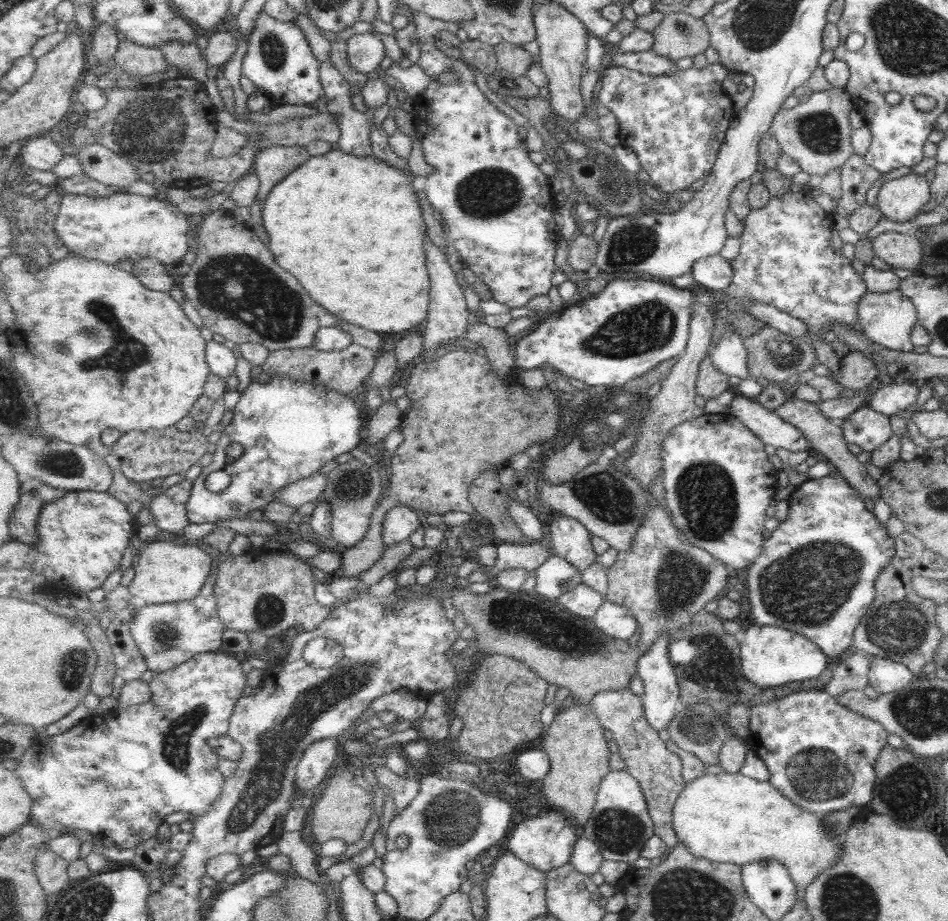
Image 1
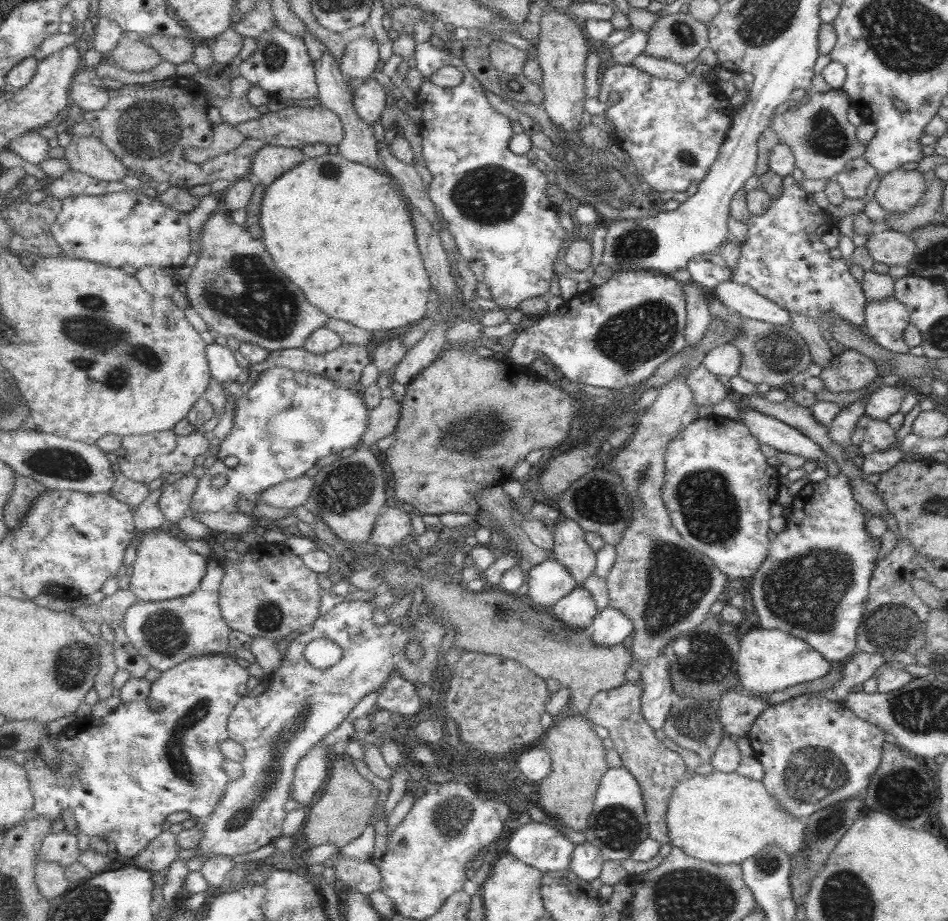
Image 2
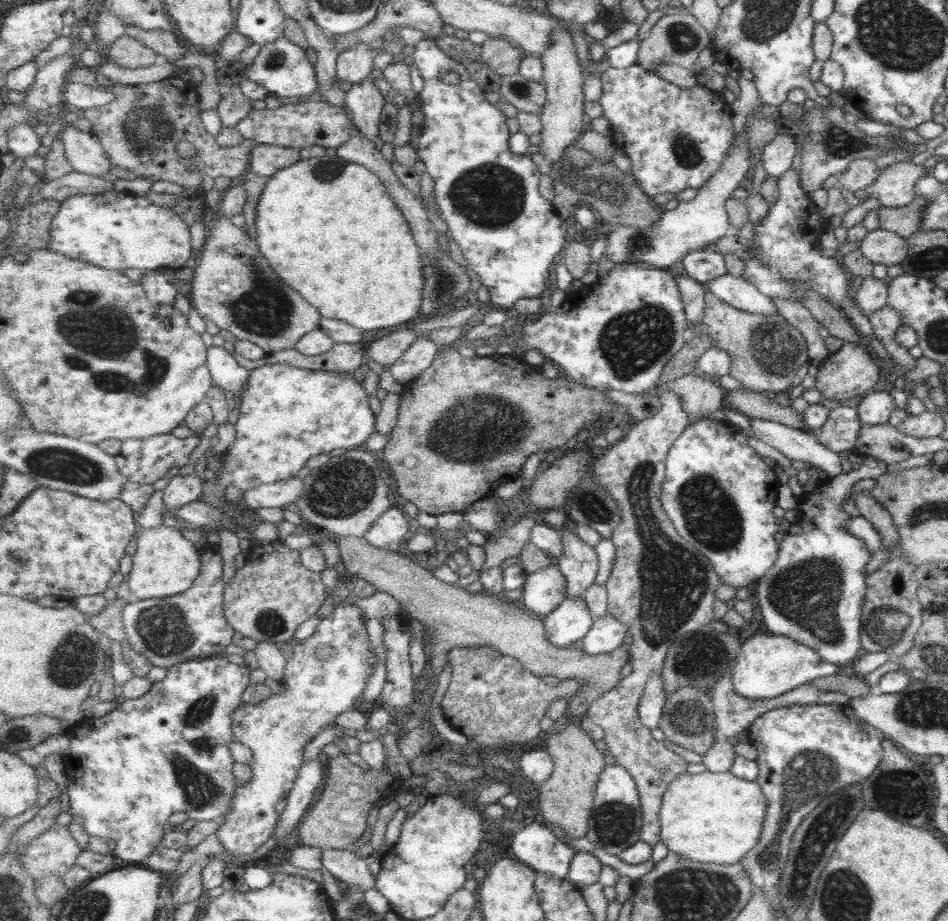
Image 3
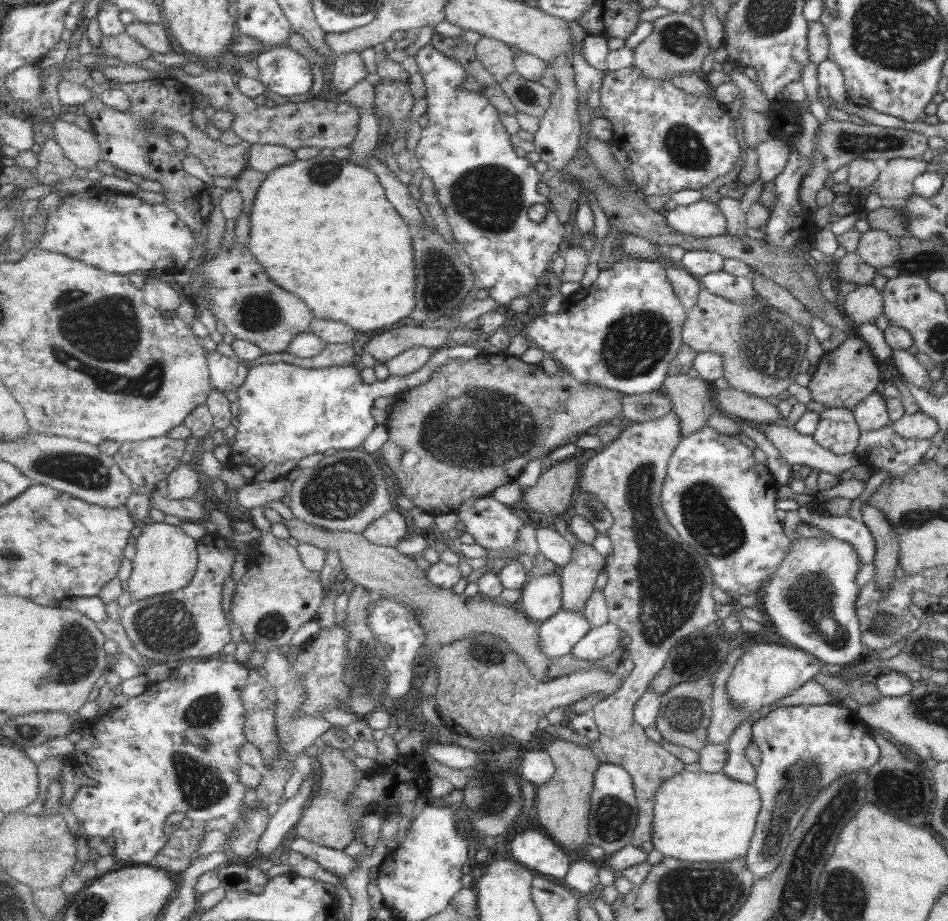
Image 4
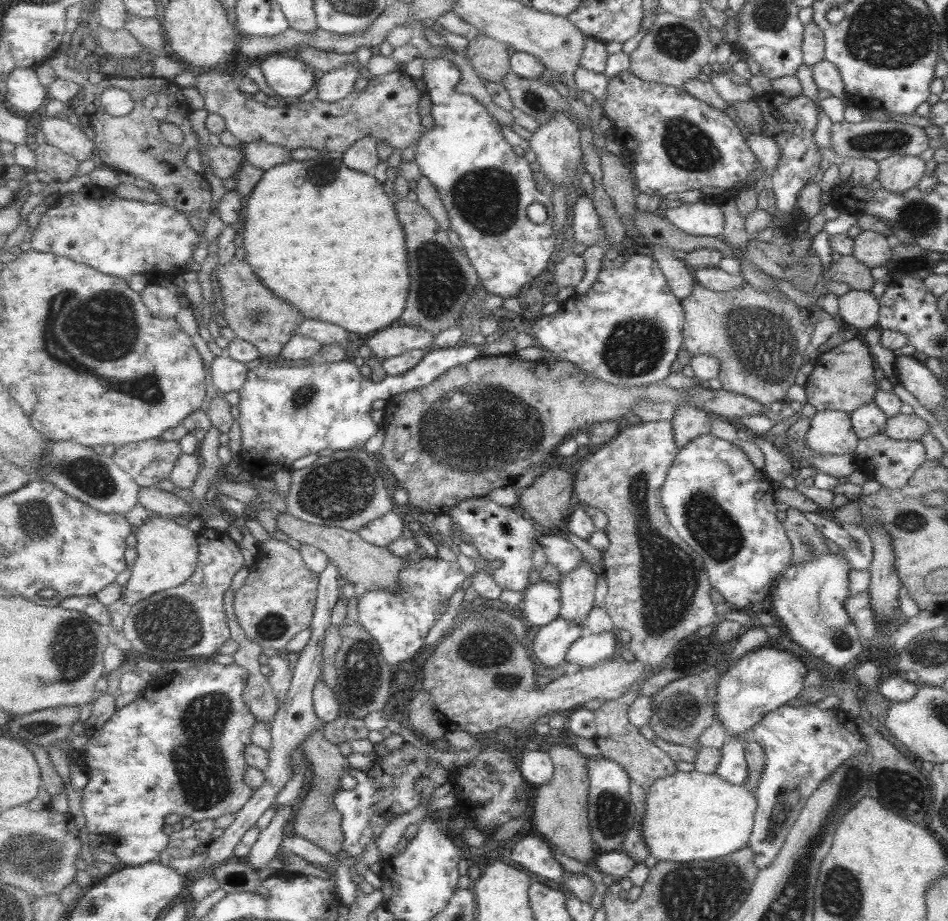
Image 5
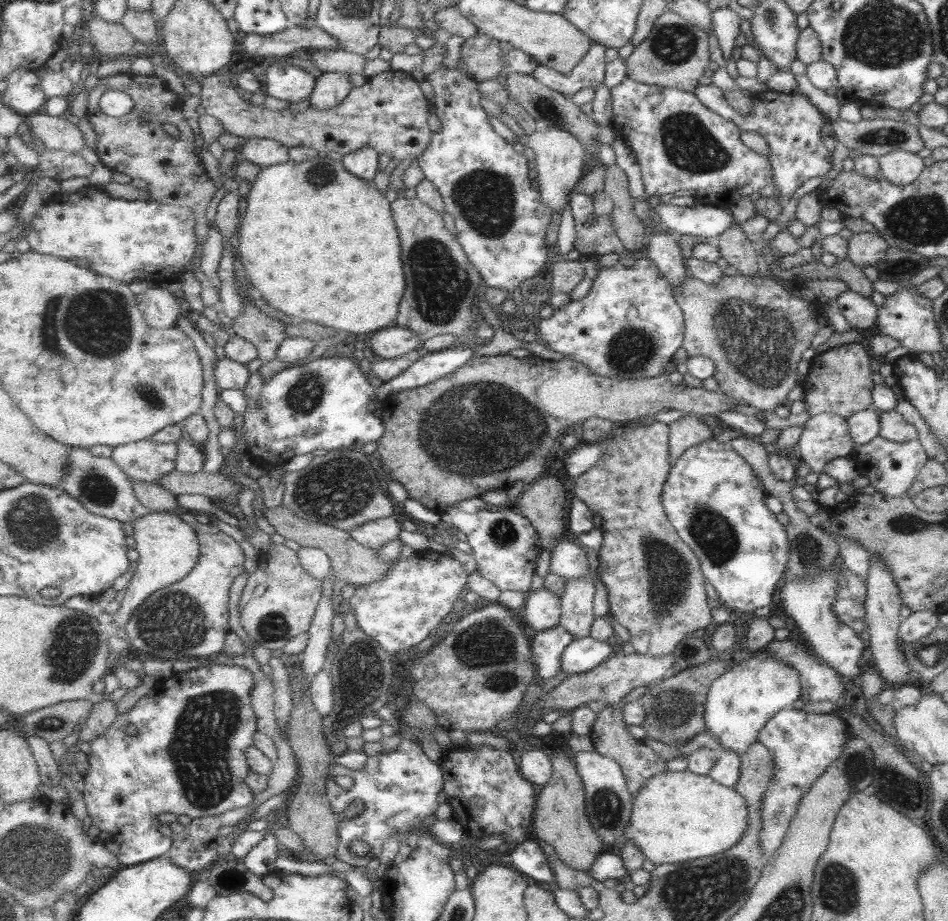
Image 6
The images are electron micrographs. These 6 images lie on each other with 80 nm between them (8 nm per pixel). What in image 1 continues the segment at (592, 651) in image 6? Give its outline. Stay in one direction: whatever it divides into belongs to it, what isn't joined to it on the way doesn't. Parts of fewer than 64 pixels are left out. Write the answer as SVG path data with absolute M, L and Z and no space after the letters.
M606 600L595 617L599 629L607 636L627 640L640 632L639 622L634 614L621 604Z

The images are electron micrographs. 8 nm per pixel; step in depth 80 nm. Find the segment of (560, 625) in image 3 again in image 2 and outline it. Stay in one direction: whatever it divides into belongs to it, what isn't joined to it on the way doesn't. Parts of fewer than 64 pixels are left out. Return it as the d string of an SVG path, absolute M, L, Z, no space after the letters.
M584 587L575 588L553 607L555 617L559 621L563 621L565 625L569 625L571 629L575 629L575 627L589 628L595 616L600 612L593 595Z

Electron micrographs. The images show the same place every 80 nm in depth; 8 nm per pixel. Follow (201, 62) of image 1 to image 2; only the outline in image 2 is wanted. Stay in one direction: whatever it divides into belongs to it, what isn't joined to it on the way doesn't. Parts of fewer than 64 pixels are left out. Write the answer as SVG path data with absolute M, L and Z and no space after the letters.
M151 35L148 44L161 53L165 61L179 65L193 60L195 45L191 38Z

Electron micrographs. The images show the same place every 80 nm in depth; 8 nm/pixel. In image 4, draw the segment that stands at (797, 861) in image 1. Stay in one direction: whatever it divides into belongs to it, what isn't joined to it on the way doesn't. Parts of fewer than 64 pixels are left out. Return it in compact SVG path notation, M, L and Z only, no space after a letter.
M681 771L663 783L654 802L654 848L662 856L691 862L725 862L746 856L754 834L761 797L752 783L729 778L723 771Z

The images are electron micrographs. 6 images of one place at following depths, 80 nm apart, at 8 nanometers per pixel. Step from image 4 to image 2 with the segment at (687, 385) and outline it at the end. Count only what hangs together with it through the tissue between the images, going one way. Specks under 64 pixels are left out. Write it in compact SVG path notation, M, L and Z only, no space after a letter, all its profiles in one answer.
M704 363L691 370L688 376L689 388L694 392L694 401L707 411L725 398L733 397L725 379L713 374Z

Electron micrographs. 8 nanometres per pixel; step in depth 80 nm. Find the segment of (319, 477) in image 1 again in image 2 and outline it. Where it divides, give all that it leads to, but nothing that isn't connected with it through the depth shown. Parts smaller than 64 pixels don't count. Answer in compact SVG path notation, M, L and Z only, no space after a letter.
M303 475L296 479L287 479L281 484L265 489L261 493L261 502L266 502L279 508L292 509L295 506L304 506L309 500L314 486L314 477Z

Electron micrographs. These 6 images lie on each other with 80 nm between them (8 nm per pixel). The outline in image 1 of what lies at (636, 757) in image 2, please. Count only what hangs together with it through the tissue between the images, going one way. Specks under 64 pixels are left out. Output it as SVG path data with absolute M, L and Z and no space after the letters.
M631 690L605 691L595 696L594 709L605 729L613 734L614 748L619 752L626 770L629 771L642 785L644 796L654 820L657 837L661 837L674 849L679 843L675 829L674 808L679 795L686 788L686 779L682 775L684 764L682 757L667 748L666 741L659 738L659 731L653 728L646 717L646 709L641 696L633 694Z

